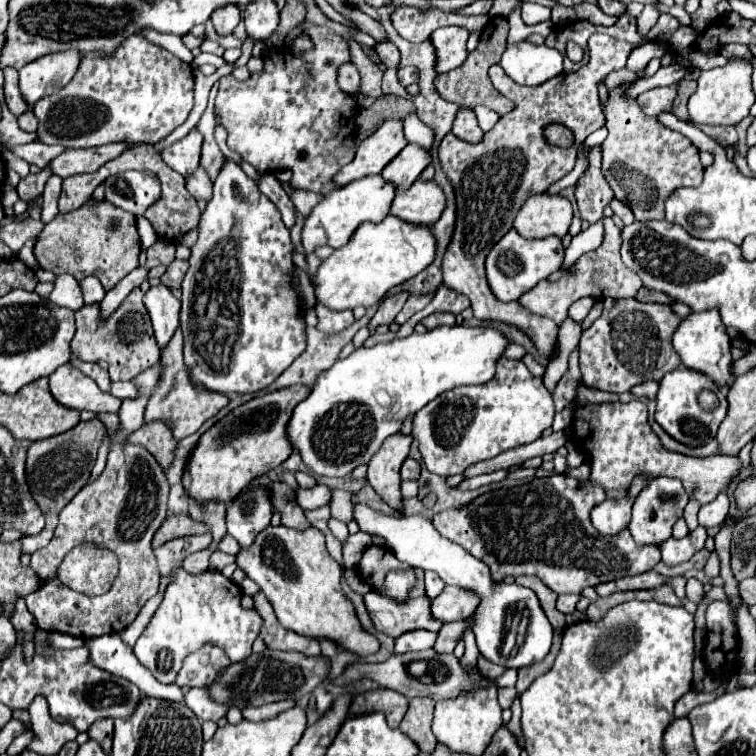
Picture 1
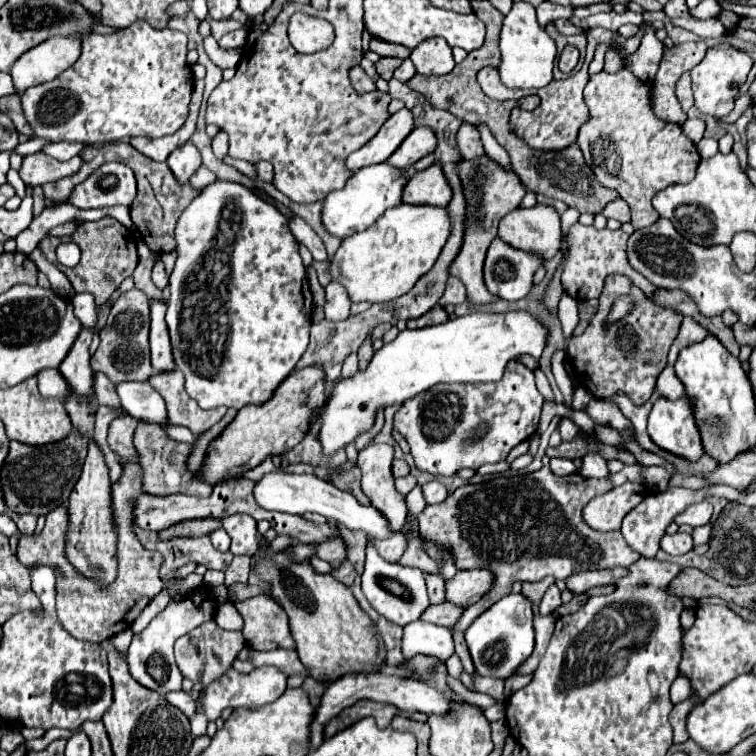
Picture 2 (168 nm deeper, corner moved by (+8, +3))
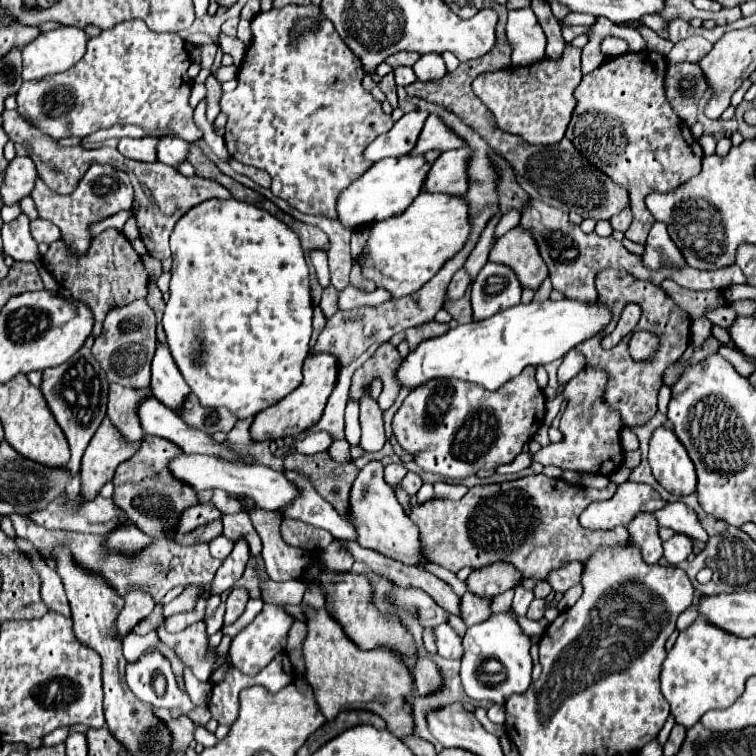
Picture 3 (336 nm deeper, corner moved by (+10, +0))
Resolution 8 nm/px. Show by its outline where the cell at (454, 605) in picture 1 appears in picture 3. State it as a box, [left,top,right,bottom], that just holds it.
[467,562,521,598]

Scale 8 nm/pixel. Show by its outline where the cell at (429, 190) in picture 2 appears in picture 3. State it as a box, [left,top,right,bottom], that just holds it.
[425,146,471,196]

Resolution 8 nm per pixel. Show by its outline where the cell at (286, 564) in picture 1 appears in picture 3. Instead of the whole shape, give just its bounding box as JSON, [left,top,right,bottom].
[303,608,415,738]

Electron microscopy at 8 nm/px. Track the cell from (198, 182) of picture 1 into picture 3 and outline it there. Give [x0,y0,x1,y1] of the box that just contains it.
[157,136,189,166]

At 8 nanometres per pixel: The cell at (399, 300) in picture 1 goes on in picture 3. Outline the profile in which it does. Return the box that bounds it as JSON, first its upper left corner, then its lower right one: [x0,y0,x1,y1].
[361,392,385,452]

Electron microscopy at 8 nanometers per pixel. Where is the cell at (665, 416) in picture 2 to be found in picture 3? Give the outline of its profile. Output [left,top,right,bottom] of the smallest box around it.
[649,426,695,496]

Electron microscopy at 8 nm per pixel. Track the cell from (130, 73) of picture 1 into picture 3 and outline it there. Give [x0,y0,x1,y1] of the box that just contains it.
[17,20,203,142]

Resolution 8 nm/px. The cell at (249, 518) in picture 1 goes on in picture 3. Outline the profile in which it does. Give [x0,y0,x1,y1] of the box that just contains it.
[211,540,249,594]

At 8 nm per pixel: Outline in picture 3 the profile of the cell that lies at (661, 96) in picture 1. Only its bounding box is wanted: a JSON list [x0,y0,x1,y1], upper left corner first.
[667,36,713,62]

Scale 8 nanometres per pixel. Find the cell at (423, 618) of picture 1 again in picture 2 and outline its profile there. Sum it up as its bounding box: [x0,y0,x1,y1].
[421,603,463,627]

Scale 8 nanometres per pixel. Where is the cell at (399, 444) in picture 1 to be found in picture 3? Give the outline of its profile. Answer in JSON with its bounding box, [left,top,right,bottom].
[349,462,429,566]

